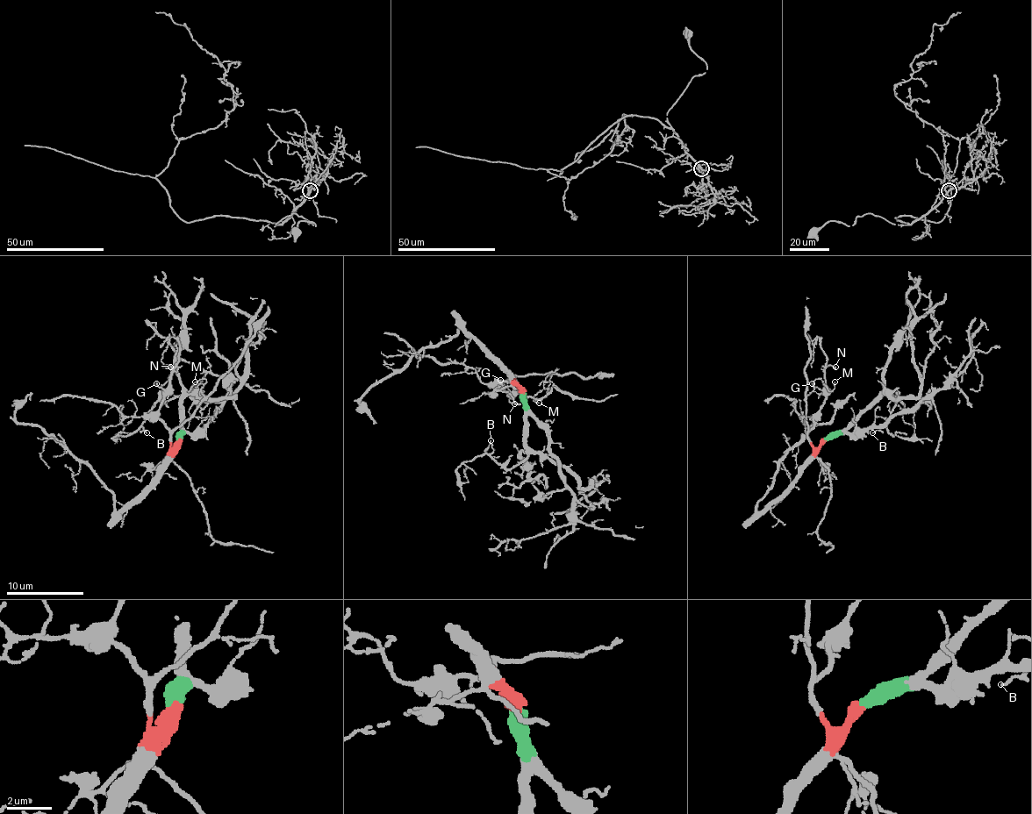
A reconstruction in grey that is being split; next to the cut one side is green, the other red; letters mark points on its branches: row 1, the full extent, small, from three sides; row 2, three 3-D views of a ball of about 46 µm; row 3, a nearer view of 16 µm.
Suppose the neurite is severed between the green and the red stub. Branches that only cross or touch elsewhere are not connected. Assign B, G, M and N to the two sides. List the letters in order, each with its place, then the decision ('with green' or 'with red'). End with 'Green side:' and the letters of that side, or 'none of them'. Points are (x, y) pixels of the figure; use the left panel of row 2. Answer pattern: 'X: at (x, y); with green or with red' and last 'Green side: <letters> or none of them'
B: at (146, 432); with green
G: at (156, 383); with red
M: at (195, 382); with red
N: at (170, 367); with red
Green side: B

